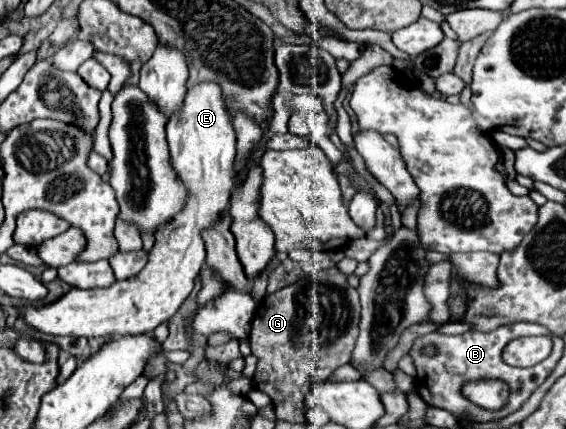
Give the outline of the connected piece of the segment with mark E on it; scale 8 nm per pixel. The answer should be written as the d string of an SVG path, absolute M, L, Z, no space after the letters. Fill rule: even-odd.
M201 82L191 88L187 88L183 106L177 114L169 118L169 150L171 150L171 160L173 168L177 174L181 174L185 186L189 188L189 202L185 208L161 228L161 232L156 232L153 250L149 252L149 262L147 266L133 278L115 282L109 288L95 288L95 290L81 290L81 288L71 288L67 294L57 298L51 304L45 306L19 306L17 316L25 320L35 332L41 334L51 334L51 336L125 336L125 334L147 334L153 332L161 322L169 320L177 308L183 304L183 300L189 296L193 290L193 282L205 262L205 242L201 240L201 228L209 228L215 224L221 216L221 212L229 206L231 190L235 184L235 172L233 172L233 158L235 158L235 130L231 126L231 116L227 112L225 100L223 100L223 90L217 82ZM137 294L147 294L147 300L123 300L131 298Z

